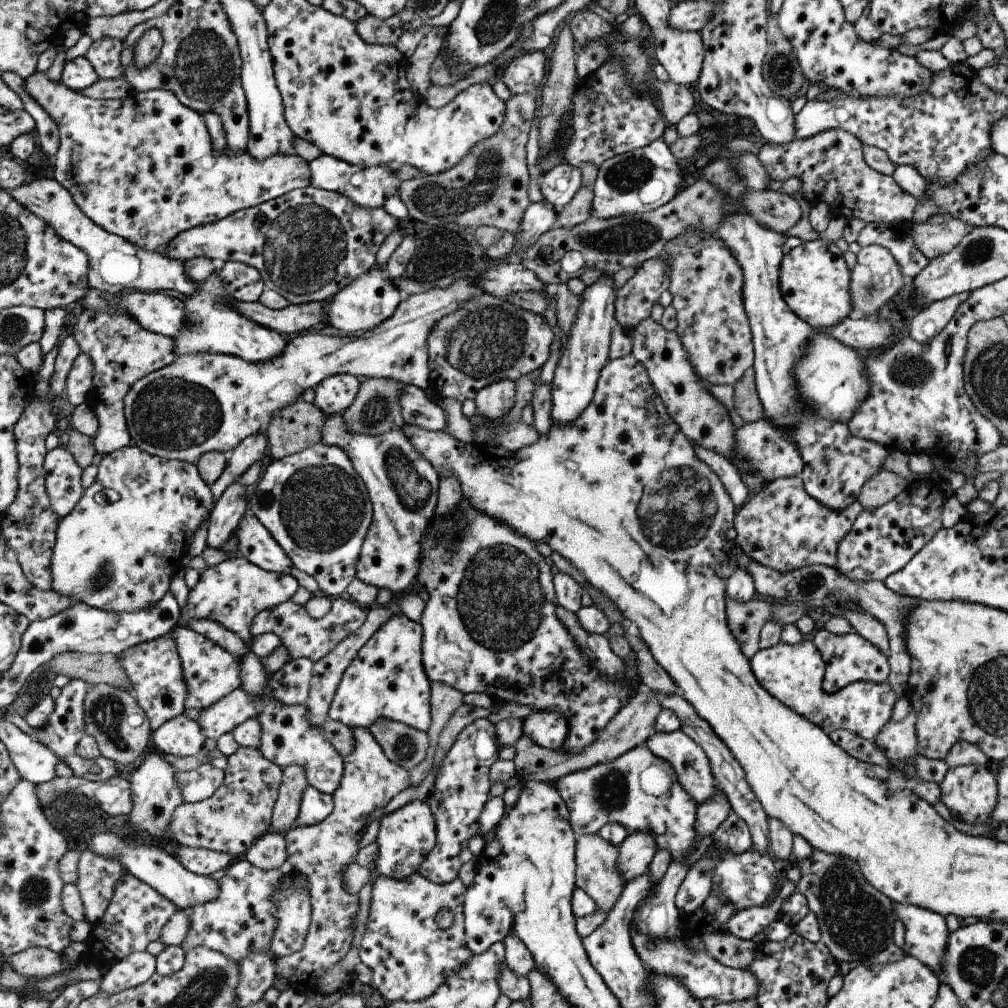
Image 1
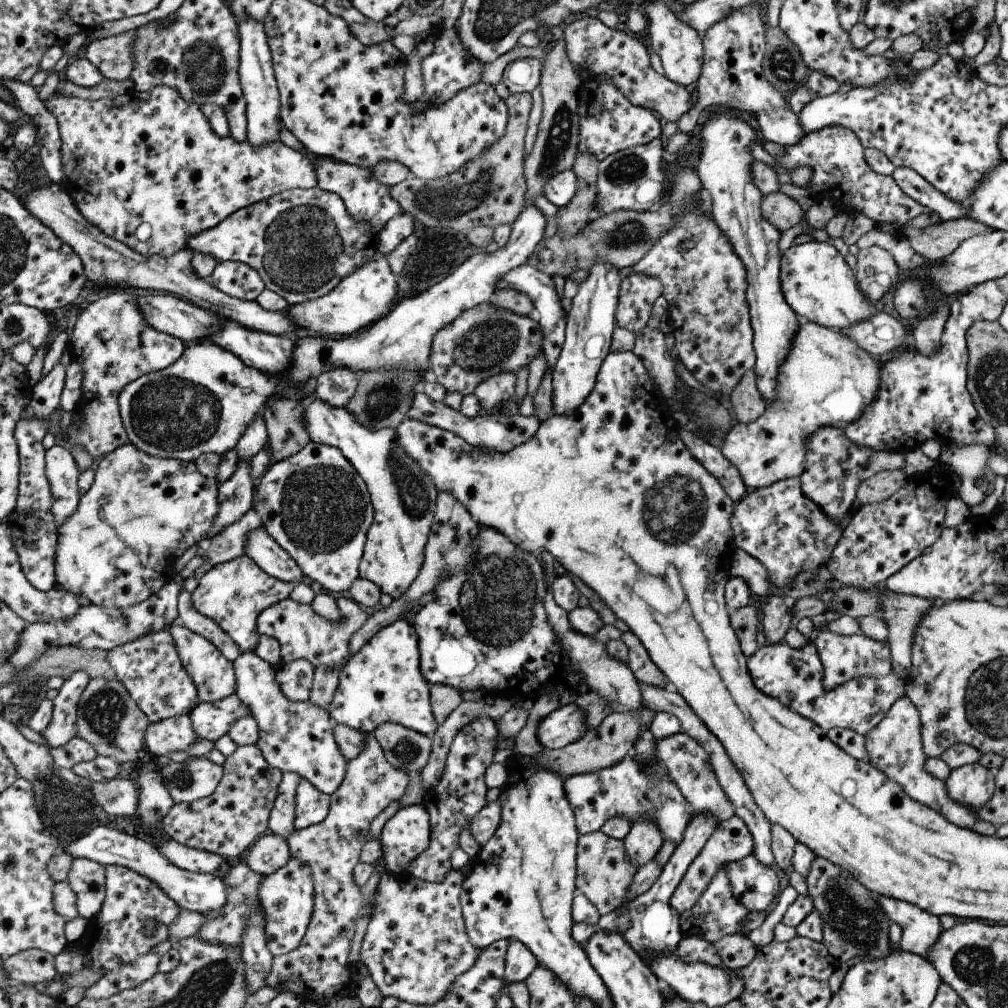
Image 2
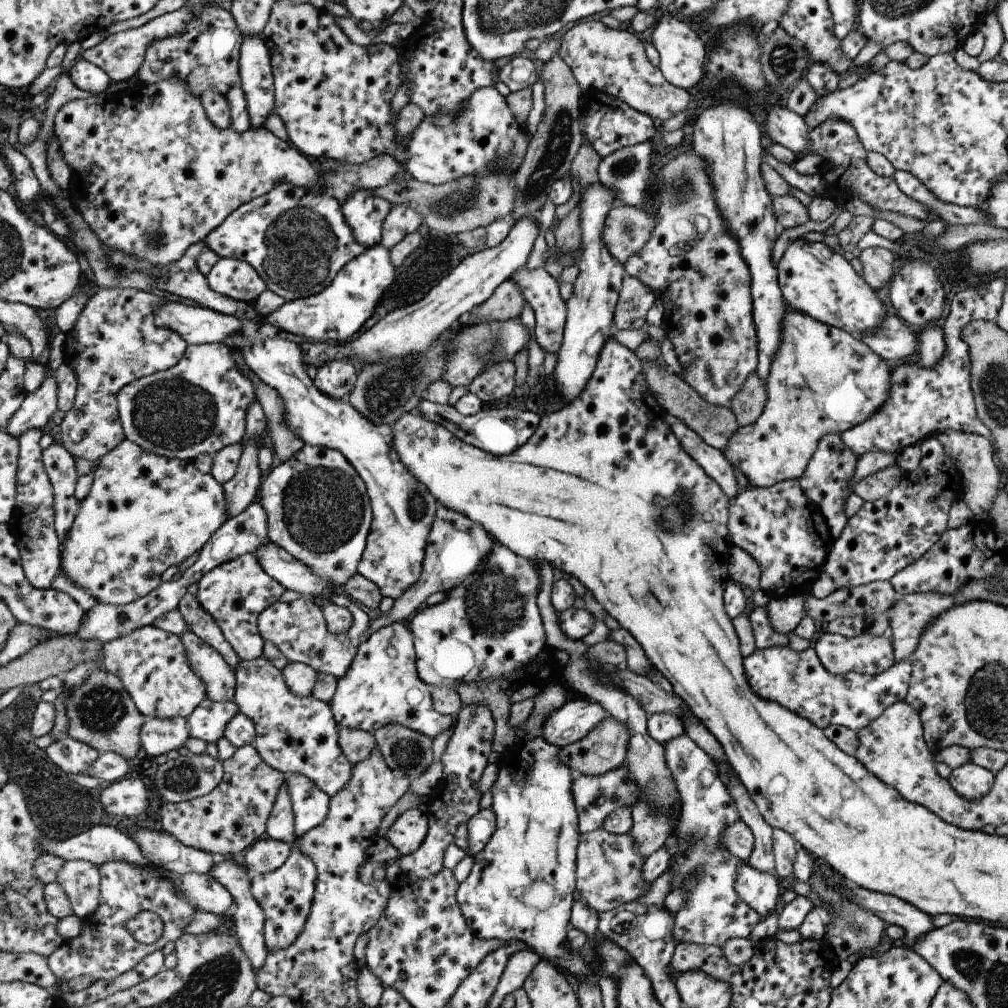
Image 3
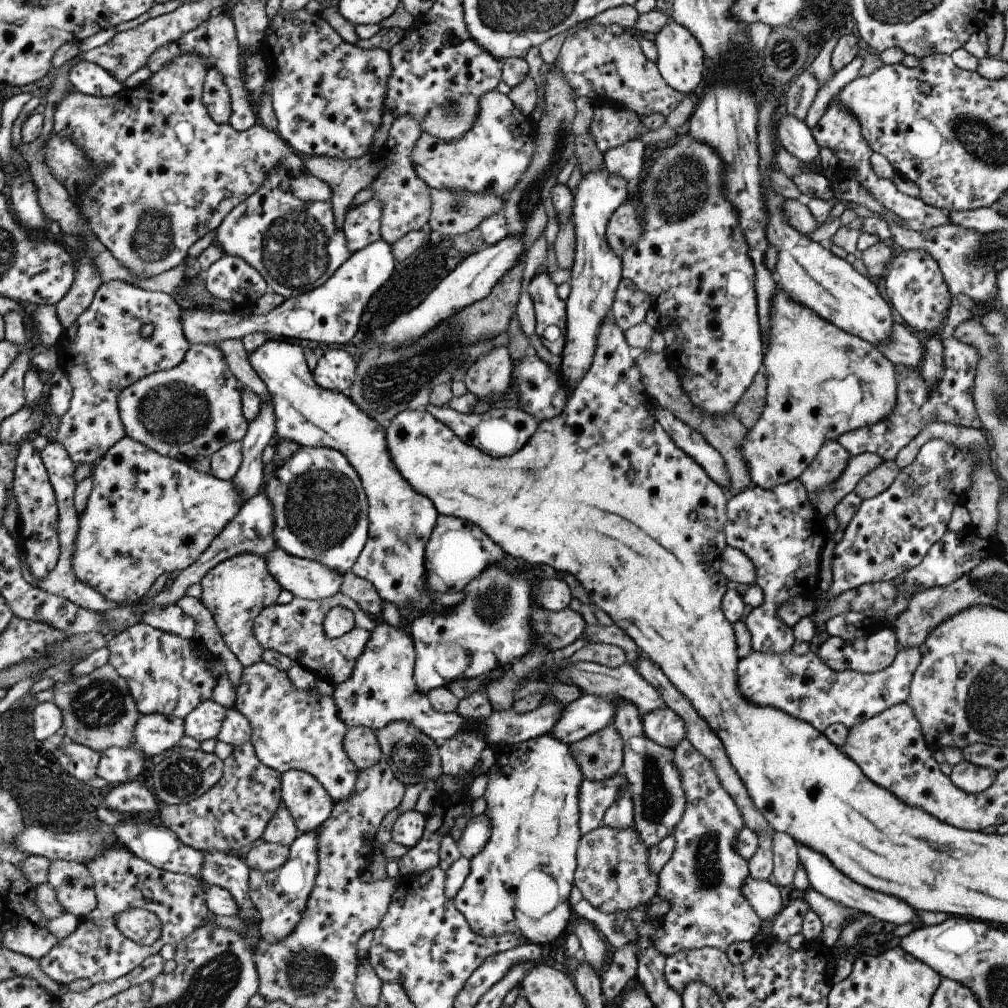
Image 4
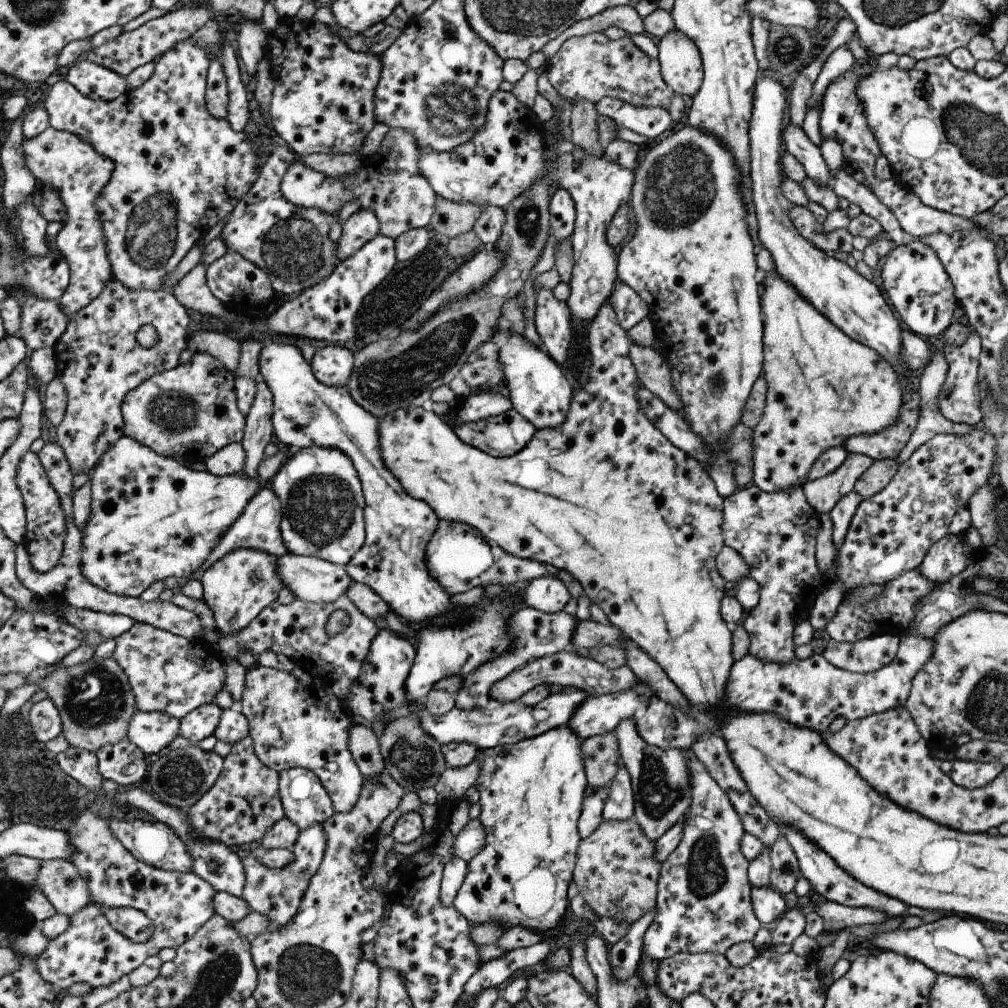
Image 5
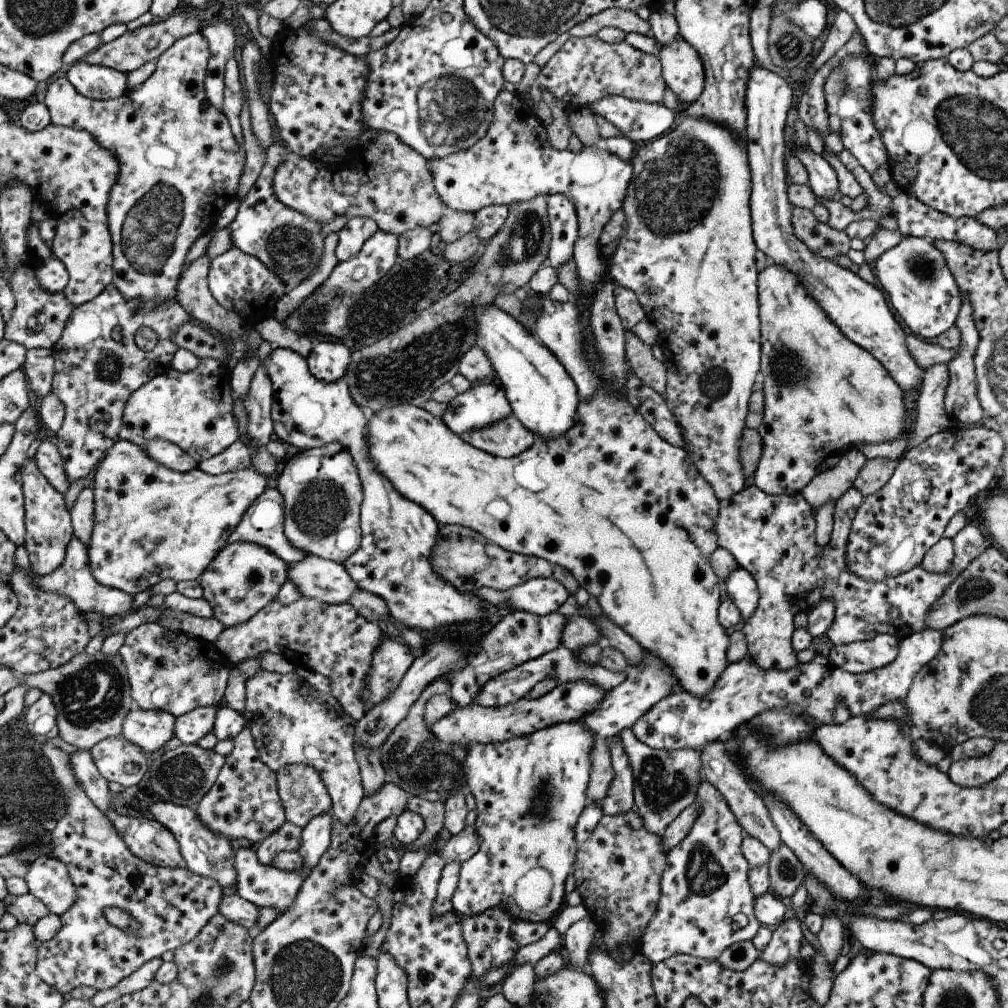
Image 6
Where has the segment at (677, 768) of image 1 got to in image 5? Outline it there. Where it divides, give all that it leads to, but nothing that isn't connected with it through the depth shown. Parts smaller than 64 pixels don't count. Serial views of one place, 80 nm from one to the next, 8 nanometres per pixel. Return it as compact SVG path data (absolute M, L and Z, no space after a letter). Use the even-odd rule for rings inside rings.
M687 747L681 749L688 770L690 782L690 805L682 818L682 833L675 850L660 864L656 882L656 915L645 929L642 938L642 952L656 961L675 953L710 952L724 954L733 944L751 941L761 928L752 913L750 884L746 877L748 860L740 853L740 838L744 833L740 818L731 806L727 795L709 776L702 762Z

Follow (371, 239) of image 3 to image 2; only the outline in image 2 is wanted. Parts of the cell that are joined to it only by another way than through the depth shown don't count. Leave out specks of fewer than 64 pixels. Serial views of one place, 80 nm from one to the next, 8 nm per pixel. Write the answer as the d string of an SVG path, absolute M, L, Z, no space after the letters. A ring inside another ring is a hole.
M329 157L313 159L313 168L317 178L317 186L324 191L340 196L351 218L356 221L365 221L372 228L374 234L379 232L390 218L403 212L396 200L391 198L389 186L380 183L372 175L370 168L361 168L349 163L342 163Z

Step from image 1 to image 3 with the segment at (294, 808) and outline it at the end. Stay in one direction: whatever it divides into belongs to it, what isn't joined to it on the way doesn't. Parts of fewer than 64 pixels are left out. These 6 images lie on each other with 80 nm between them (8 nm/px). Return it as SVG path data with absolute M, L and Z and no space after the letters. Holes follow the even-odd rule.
M281 785L276 794L276 804L272 806L264 836L287 843L290 846L295 841L295 815L292 813L292 802L285 785Z

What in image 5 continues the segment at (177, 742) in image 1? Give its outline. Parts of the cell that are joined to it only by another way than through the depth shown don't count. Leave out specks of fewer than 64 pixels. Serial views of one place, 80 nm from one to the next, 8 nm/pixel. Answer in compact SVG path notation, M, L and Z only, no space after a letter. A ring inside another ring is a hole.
M137 711L128 738L146 755L159 754L180 735L181 721L167 713Z

